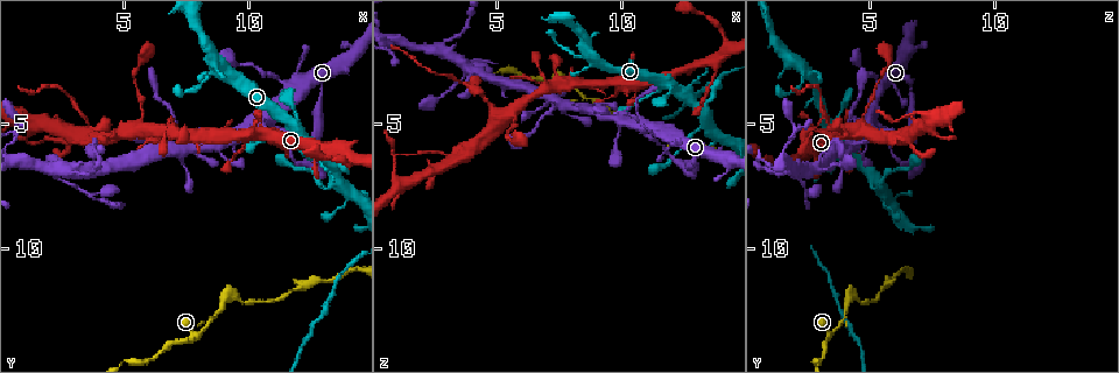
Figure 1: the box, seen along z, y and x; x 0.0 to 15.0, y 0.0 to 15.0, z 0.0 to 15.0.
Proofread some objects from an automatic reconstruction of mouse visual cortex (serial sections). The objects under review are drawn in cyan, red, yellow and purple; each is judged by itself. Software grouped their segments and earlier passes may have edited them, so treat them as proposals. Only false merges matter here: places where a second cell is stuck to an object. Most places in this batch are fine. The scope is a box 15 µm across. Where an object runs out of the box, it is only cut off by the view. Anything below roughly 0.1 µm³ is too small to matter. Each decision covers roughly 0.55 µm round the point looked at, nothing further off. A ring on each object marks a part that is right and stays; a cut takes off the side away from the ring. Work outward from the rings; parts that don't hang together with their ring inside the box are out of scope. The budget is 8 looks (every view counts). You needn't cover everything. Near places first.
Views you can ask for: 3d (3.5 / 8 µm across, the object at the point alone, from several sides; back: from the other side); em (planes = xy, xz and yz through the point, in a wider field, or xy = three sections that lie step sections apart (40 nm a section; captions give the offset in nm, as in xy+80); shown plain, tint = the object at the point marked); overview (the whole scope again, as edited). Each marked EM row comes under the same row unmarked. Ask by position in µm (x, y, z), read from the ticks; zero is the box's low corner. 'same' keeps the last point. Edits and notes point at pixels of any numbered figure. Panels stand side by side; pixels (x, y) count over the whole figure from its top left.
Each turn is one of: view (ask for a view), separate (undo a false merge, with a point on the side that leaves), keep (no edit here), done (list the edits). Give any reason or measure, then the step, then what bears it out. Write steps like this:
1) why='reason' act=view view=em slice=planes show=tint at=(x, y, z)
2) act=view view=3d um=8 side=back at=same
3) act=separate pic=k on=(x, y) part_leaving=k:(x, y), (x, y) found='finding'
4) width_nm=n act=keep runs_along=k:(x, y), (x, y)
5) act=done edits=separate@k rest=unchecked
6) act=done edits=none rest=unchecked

why='sharp bend' act=view view=3d um=3.5 at=(5.0, 5.4, 4.6)

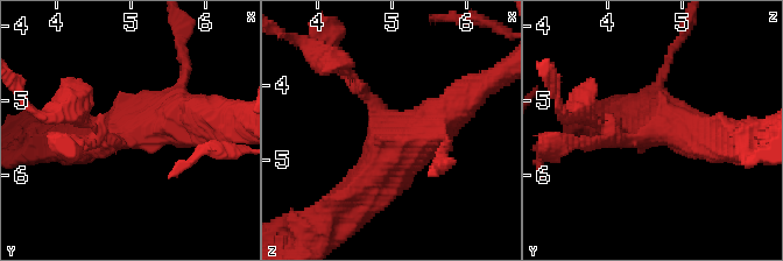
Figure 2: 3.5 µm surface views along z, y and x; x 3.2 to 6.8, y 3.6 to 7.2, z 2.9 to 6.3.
arms=4 arm_widths_nm=150,200,450,500 why='now the EM' act=view view=em slice=xy step=1 show=tint at=(5.05, 5.45, 4.55)

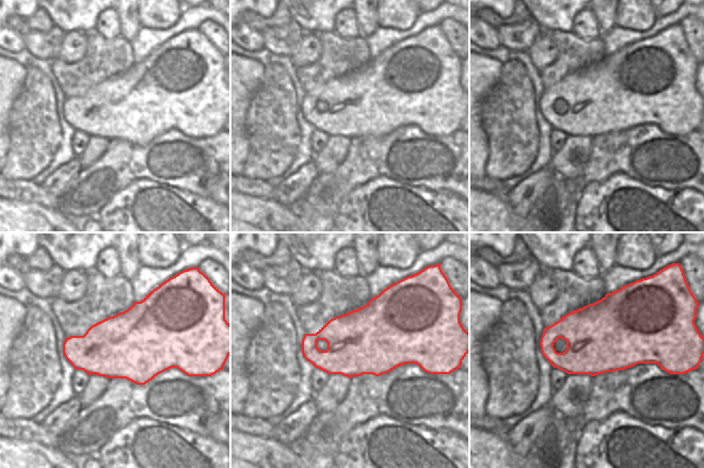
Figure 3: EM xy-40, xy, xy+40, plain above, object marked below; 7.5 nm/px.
act=keep runs_along=2:(478, 90), (385, 161), (357, 191) found='one cell here'

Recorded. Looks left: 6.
why='four arms meet' act=view view=3d um=3.5 at=(7.5, 5.8, 4.1)

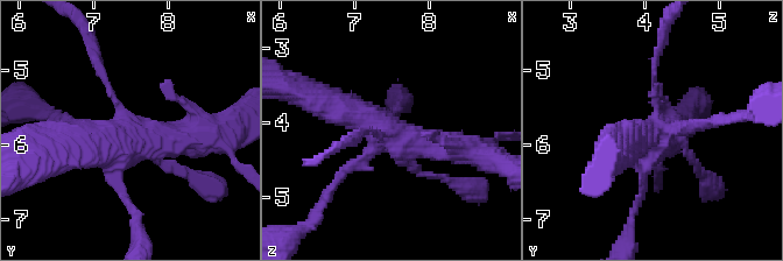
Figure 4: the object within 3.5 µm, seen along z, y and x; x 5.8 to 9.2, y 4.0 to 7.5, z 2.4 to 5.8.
act=view view=em slice=xy step=5 show=tint at=(7.45, 5.85, 4.15)

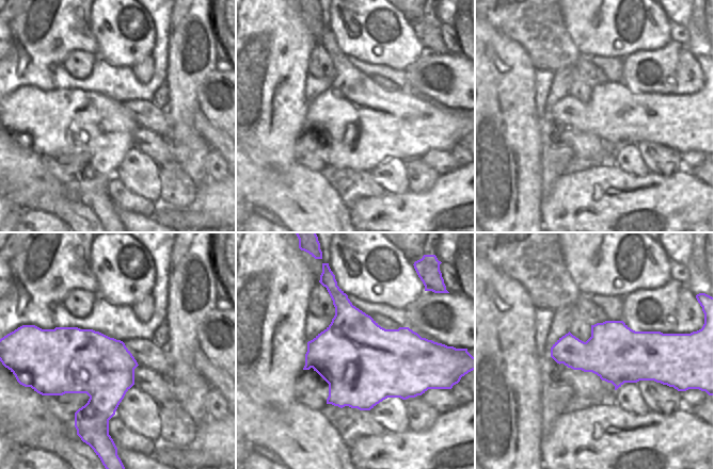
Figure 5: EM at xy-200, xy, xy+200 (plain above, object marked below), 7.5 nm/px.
width_nm=600 act=keep runs_along=4:(464, 150), (392, 136), (321, 100) found='one cell here'

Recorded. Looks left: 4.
act=view view=3d um=8 at=(2.3, 6.9, 2.0)

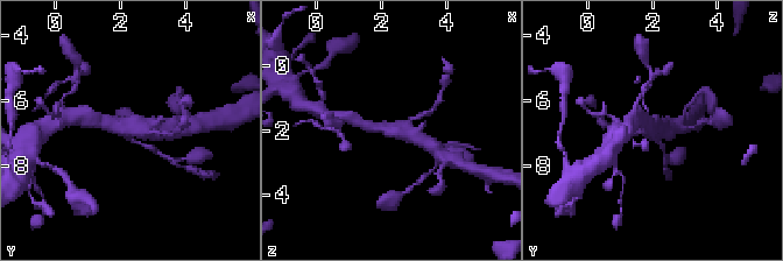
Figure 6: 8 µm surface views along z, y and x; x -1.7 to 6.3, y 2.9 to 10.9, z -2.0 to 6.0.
arms=4 arm_widths_nm=150,150,300,450 why='need the tissue' act=view view=em slice=xy step=3 show=tint at=(2.4, 6.9, 1.9)

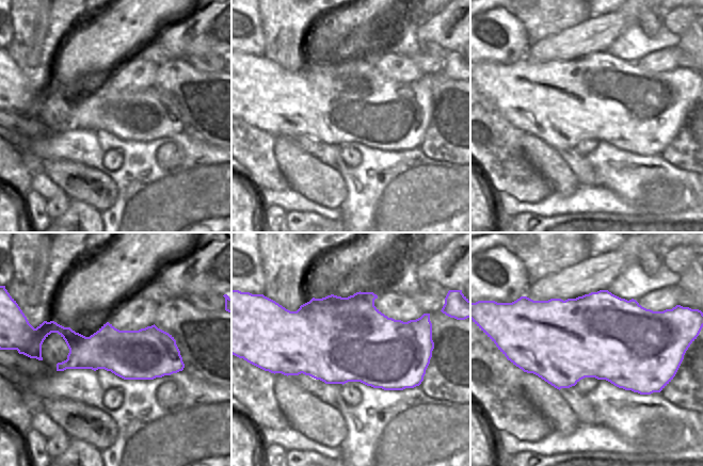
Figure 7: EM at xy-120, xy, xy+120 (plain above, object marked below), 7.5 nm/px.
act=keep runs_along=7:(46, 333), (179, 367) found='all the same cell'

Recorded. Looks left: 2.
act=done edits=none rest=unchecked

